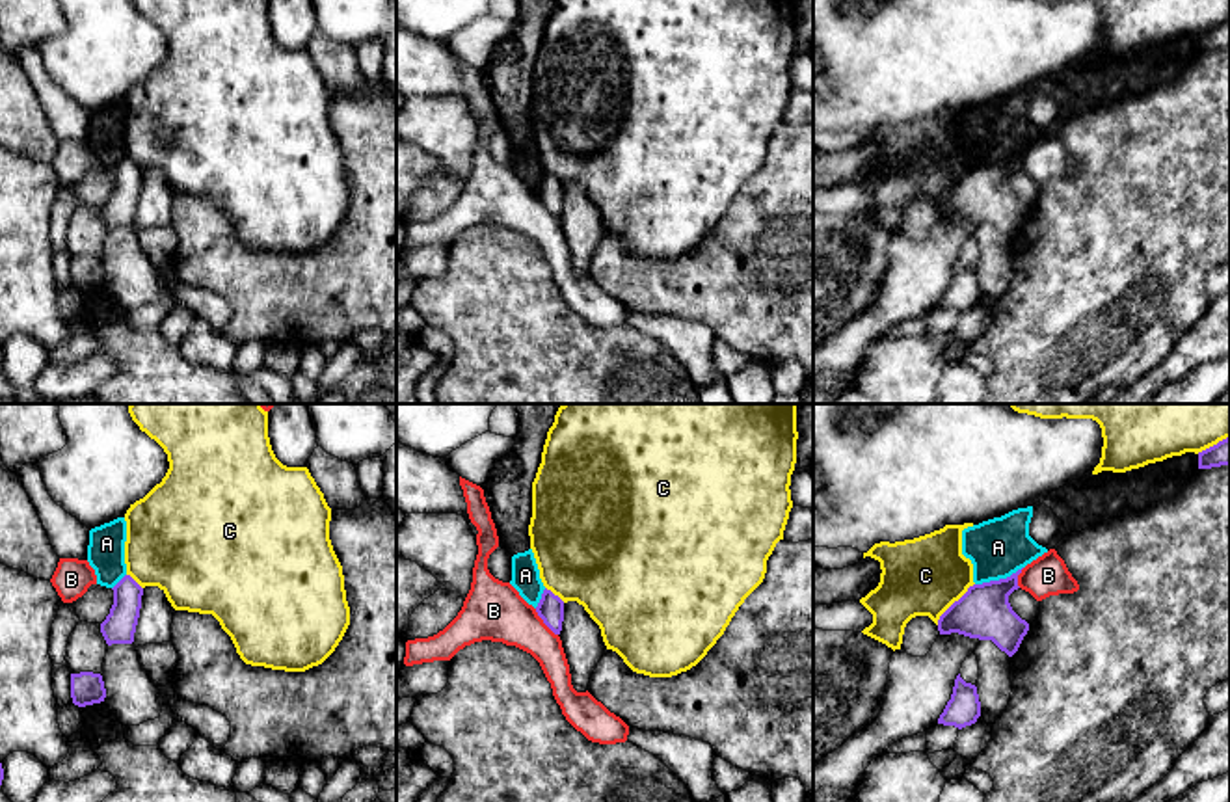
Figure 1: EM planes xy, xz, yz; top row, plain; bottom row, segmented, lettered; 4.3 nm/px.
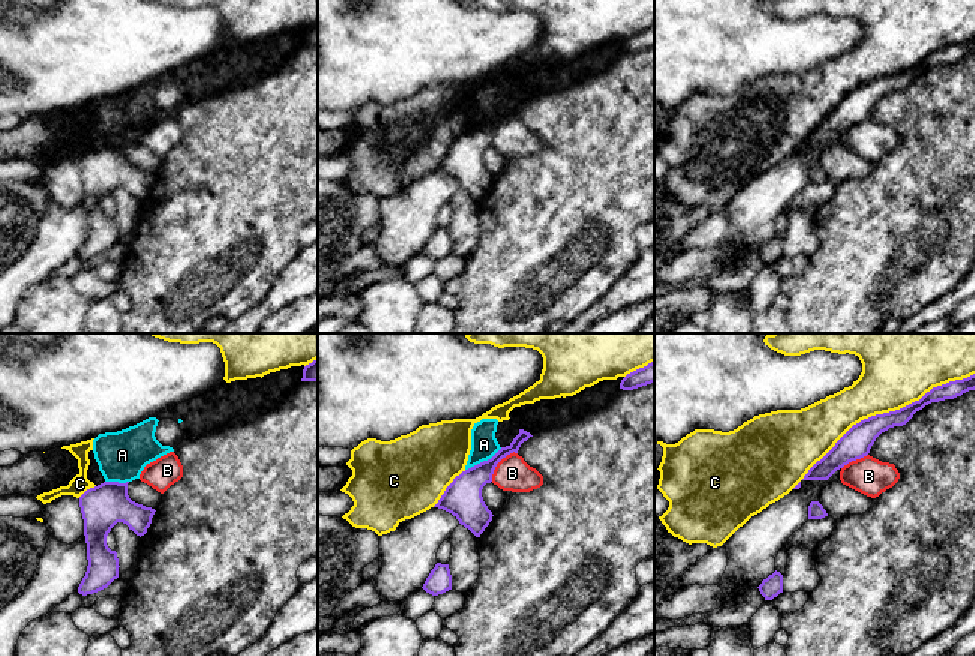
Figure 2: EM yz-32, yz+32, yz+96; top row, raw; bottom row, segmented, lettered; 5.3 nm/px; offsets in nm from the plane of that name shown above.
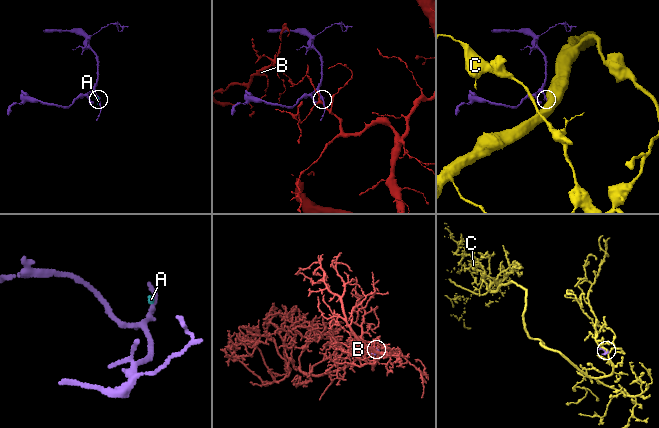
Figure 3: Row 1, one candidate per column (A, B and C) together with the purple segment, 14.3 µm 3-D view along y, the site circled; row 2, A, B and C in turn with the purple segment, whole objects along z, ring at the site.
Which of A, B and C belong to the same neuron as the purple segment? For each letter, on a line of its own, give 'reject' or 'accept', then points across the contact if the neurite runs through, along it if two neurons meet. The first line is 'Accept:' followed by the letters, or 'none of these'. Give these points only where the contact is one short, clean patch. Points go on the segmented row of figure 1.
Accept: none of these
A: reject | along yz (1022, 566), (1005, 577), (975, 585)
B: reject | along xz (534, 609), (557, 635)
C: reject

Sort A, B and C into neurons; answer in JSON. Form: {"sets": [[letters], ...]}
{"sets": [["A"], ["B"], ["C"]]}

